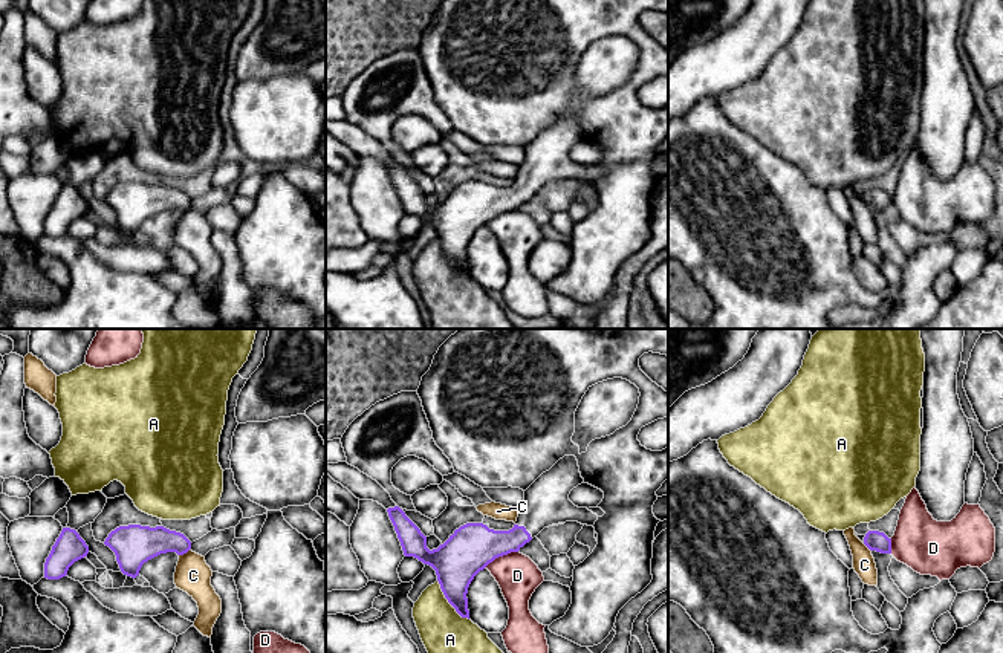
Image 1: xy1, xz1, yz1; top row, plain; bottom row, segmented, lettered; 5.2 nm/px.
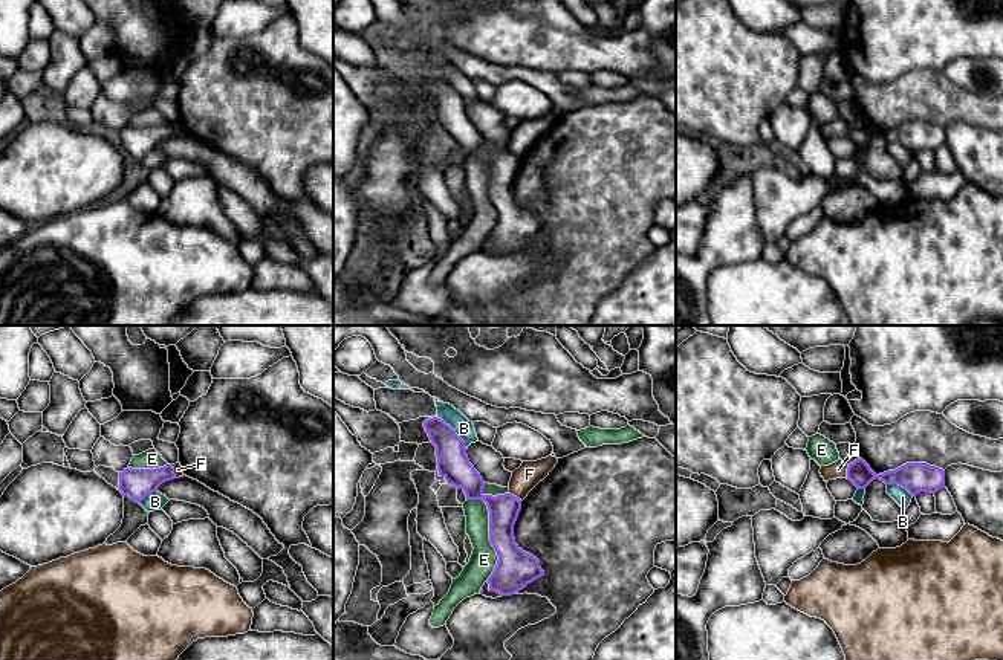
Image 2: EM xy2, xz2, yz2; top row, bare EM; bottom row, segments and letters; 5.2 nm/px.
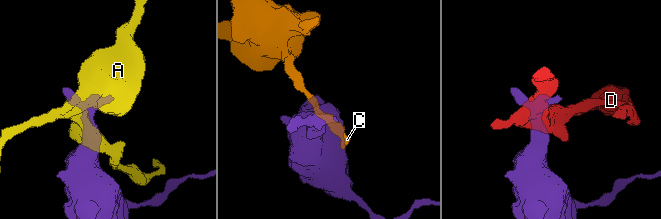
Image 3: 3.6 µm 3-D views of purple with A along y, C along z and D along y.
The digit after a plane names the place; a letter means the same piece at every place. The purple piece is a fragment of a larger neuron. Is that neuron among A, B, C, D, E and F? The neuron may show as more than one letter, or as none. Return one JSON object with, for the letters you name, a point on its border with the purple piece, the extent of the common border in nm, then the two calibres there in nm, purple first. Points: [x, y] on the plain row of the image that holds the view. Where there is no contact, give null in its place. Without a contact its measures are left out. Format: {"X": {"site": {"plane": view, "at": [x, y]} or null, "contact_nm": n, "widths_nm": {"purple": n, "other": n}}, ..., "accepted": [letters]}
{"accepted": []}

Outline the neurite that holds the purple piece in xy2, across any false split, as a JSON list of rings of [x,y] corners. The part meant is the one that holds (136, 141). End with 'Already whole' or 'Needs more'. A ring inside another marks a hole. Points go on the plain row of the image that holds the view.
[[[173,122],[157,127],[127,125],[119,130],[119,148],[122,153],[128,153],[136,160],[141,160],[147,153],[156,150],[162,141],[174,136]]]. Already whole

